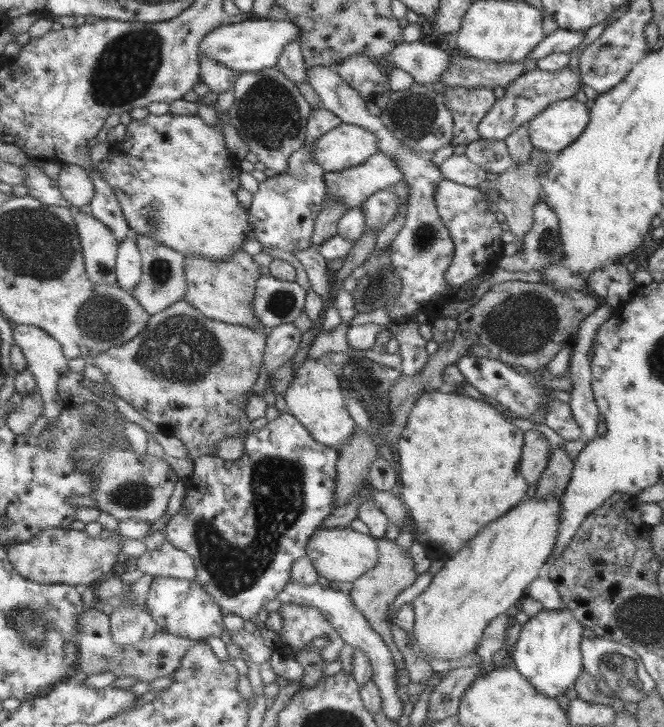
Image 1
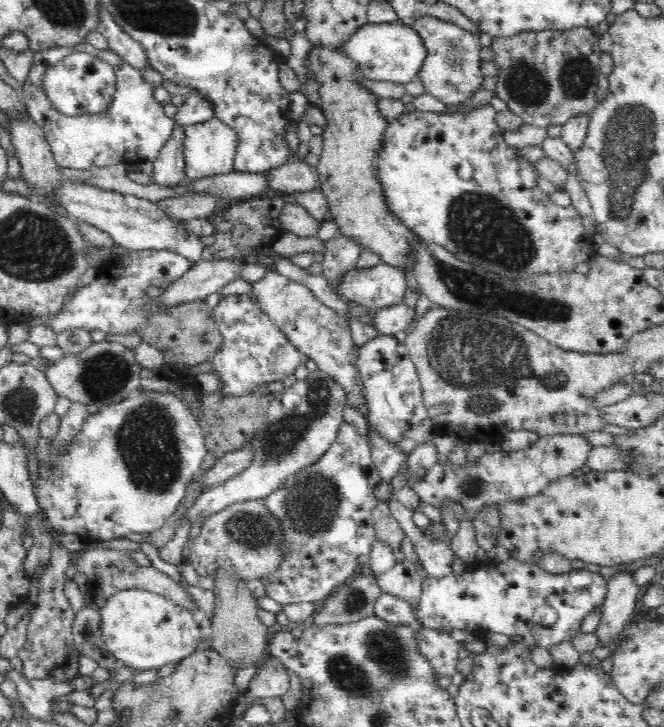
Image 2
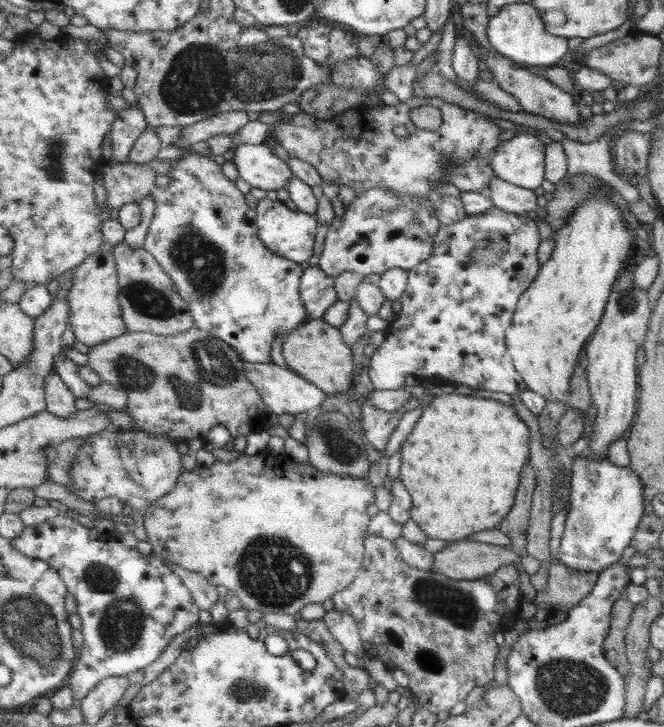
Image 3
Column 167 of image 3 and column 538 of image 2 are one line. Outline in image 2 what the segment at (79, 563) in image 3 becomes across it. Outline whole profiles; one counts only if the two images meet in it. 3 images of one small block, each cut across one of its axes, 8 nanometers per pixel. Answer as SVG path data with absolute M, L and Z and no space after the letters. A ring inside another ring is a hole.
M510 556L502 564L476 567L472 572L456 575L447 574L442 578L426 575L422 585L422 596L419 602L417 621L424 628L433 628L444 633L450 633L457 628L471 632L475 637L482 638L489 632L498 632L510 636L511 642L530 649L534 646L550 650L553 646L560 645L561 642L570 641L579 632L579 625L590 612L600 609L607 592L607 580L599 573L588 571L586 568L572 570L564 573L554 573L544 570L534 562L522 562L521 559ZM543 605L552 606L557 609L557 619L549 626L540 625L534 621L535 610Z

